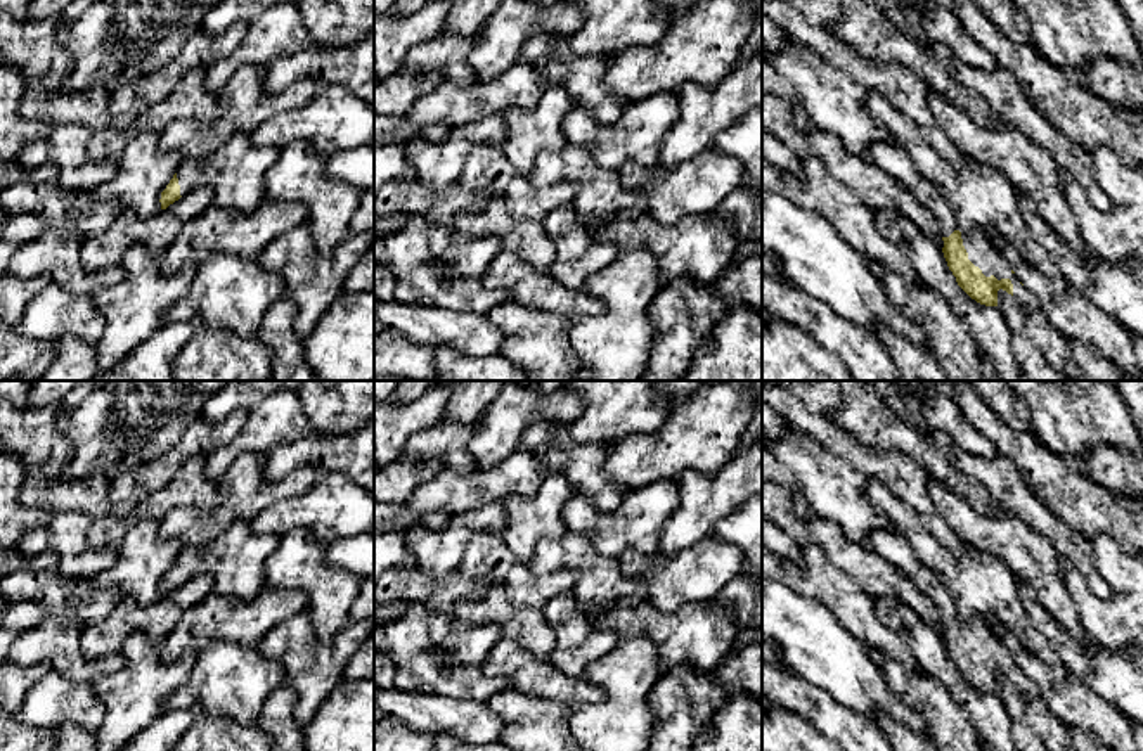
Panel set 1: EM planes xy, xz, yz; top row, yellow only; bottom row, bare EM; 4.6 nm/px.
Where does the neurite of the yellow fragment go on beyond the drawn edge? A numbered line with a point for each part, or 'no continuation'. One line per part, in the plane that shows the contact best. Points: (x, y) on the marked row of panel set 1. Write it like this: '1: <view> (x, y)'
1: yz (984, 255)

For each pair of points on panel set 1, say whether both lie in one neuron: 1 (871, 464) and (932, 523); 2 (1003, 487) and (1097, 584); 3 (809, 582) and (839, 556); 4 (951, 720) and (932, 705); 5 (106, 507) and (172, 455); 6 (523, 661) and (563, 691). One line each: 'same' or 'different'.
1: same
2: same
3: different
4: same
5: different
6: same

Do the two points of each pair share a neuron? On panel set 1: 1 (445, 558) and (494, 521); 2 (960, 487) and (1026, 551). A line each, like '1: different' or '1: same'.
1: same
2: different

